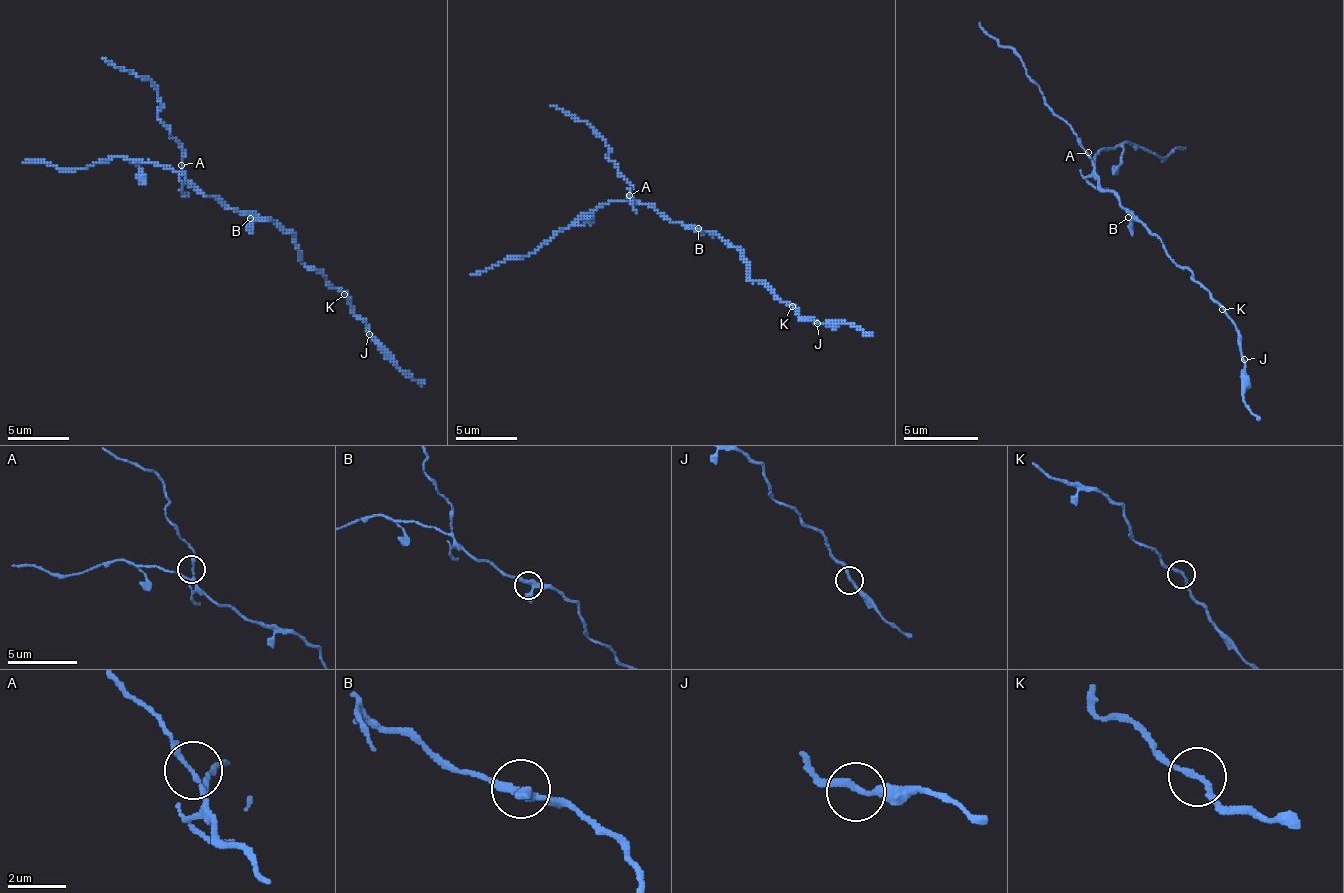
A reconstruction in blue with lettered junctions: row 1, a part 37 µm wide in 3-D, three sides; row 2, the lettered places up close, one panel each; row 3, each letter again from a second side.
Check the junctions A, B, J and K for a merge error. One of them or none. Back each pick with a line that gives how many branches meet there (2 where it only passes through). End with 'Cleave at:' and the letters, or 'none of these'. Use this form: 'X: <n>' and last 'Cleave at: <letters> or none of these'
Cleave at: none of these

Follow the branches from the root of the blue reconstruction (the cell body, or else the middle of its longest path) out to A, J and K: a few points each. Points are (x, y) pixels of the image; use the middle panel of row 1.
A: (701, 231), (673, 222), (645, 204), (636, 204), (630, 195)
J: (701, 231), (728, 241), (740, 253), (753, 281), (762, 281), (802, 317), (811, 317), (817, 323)
K: (701, 231), (728, 241), (740, 253), (747, 274), (753, 281), (762, 281), (783, 302), (793, 305)

